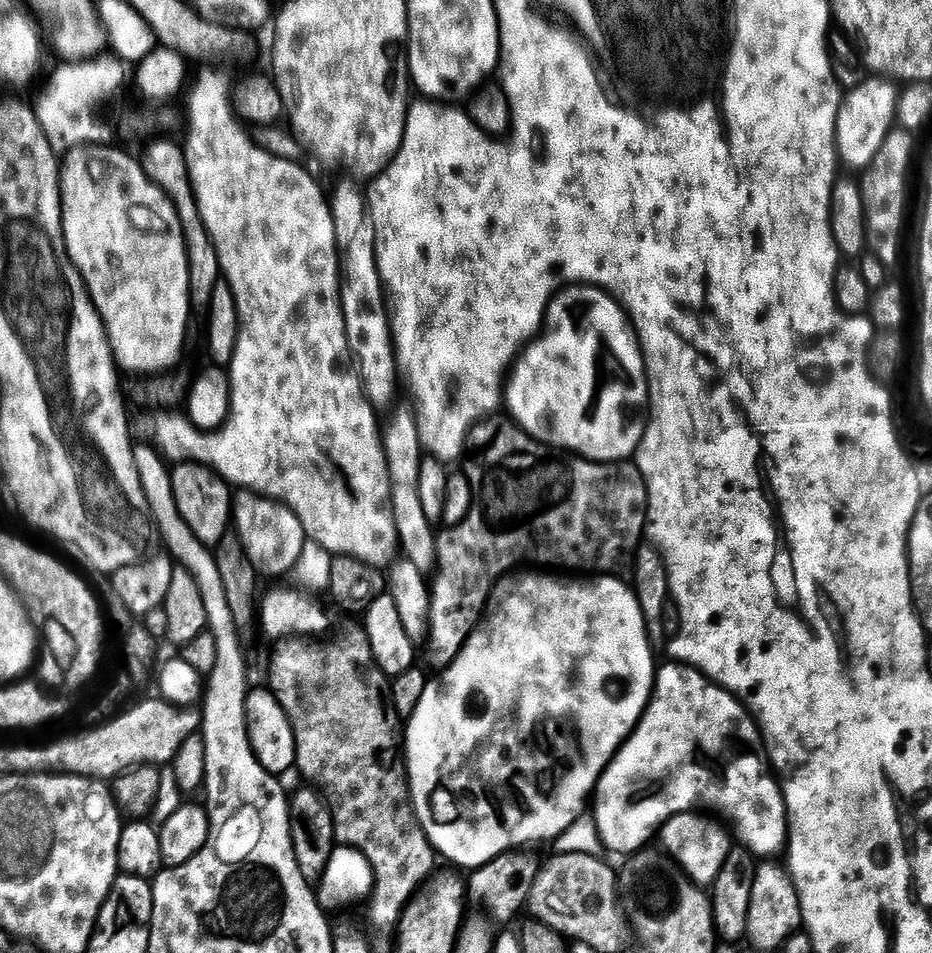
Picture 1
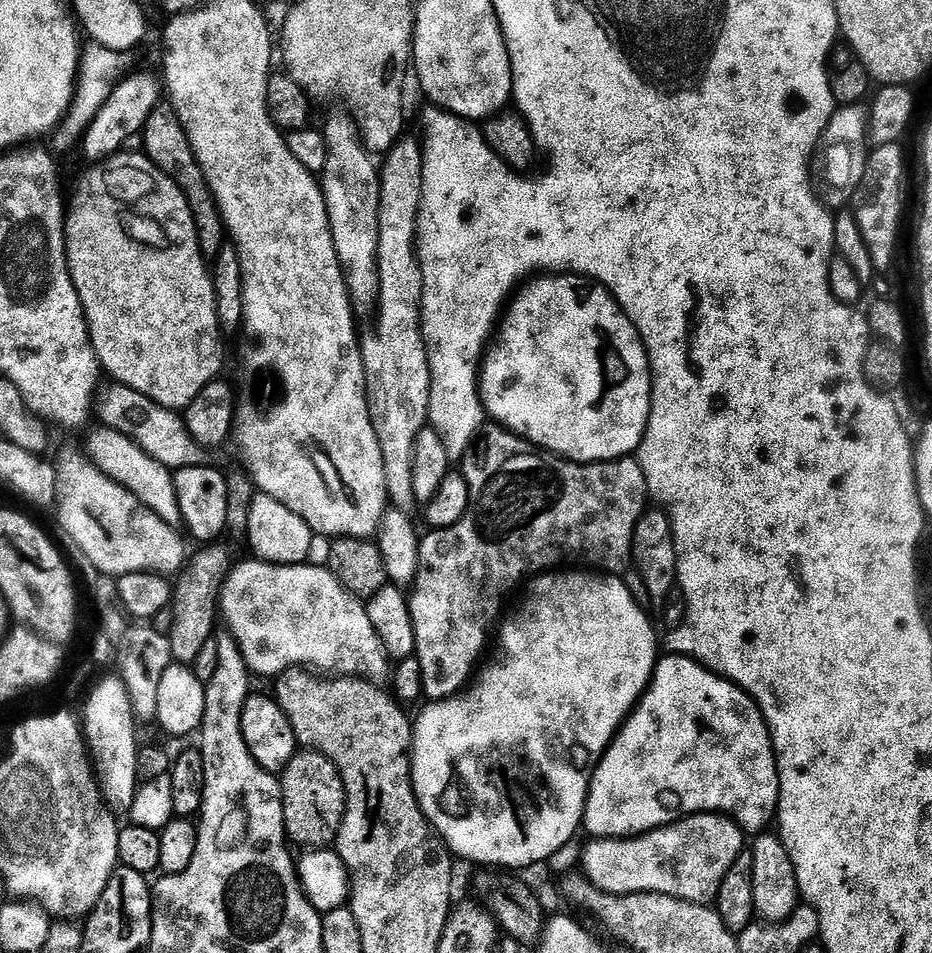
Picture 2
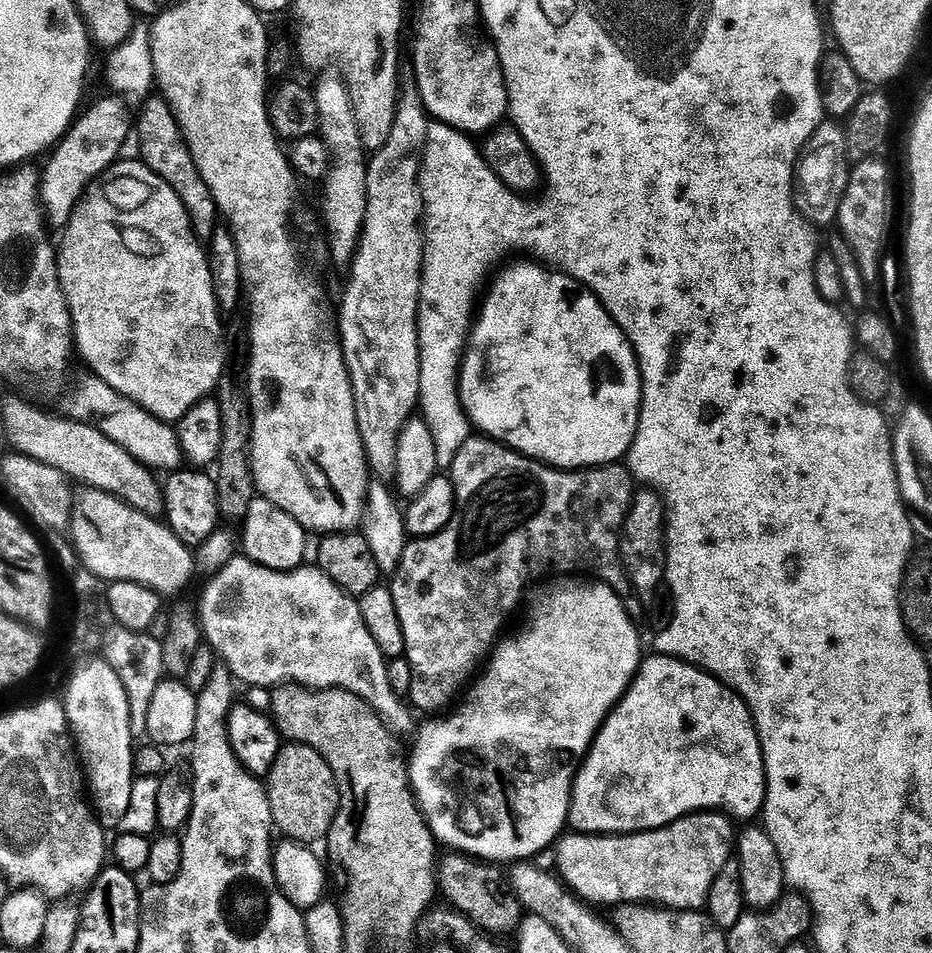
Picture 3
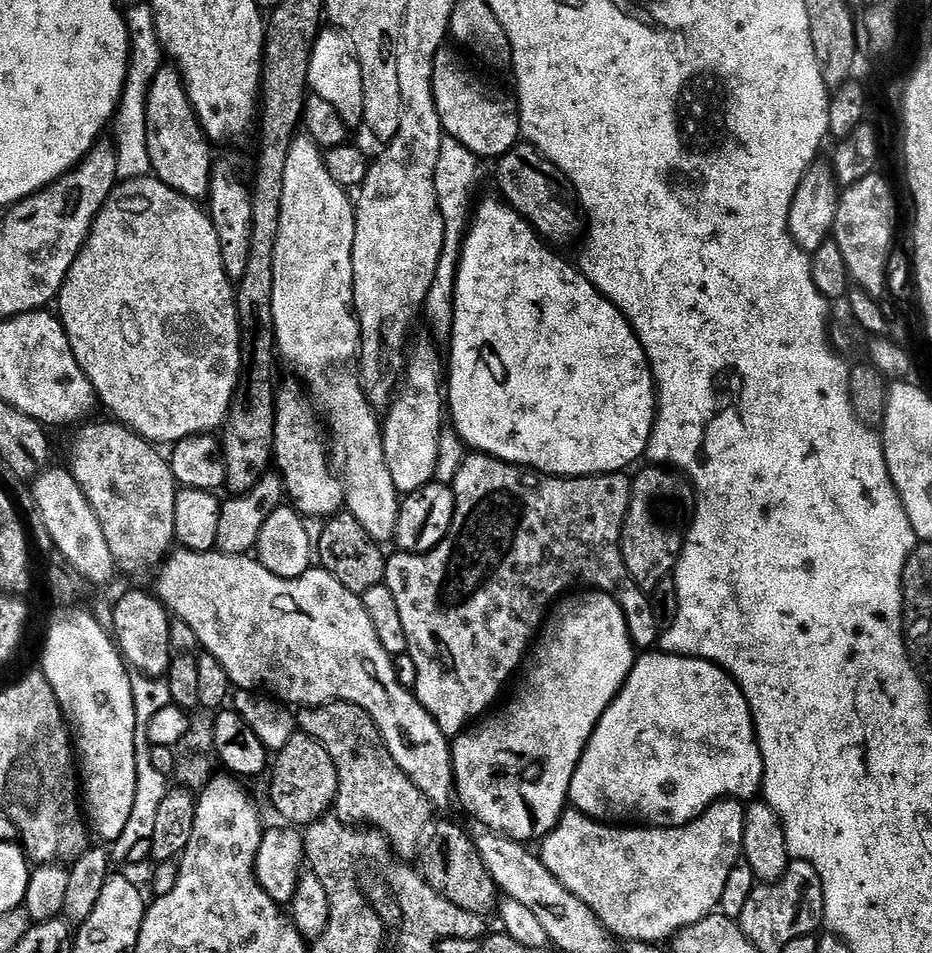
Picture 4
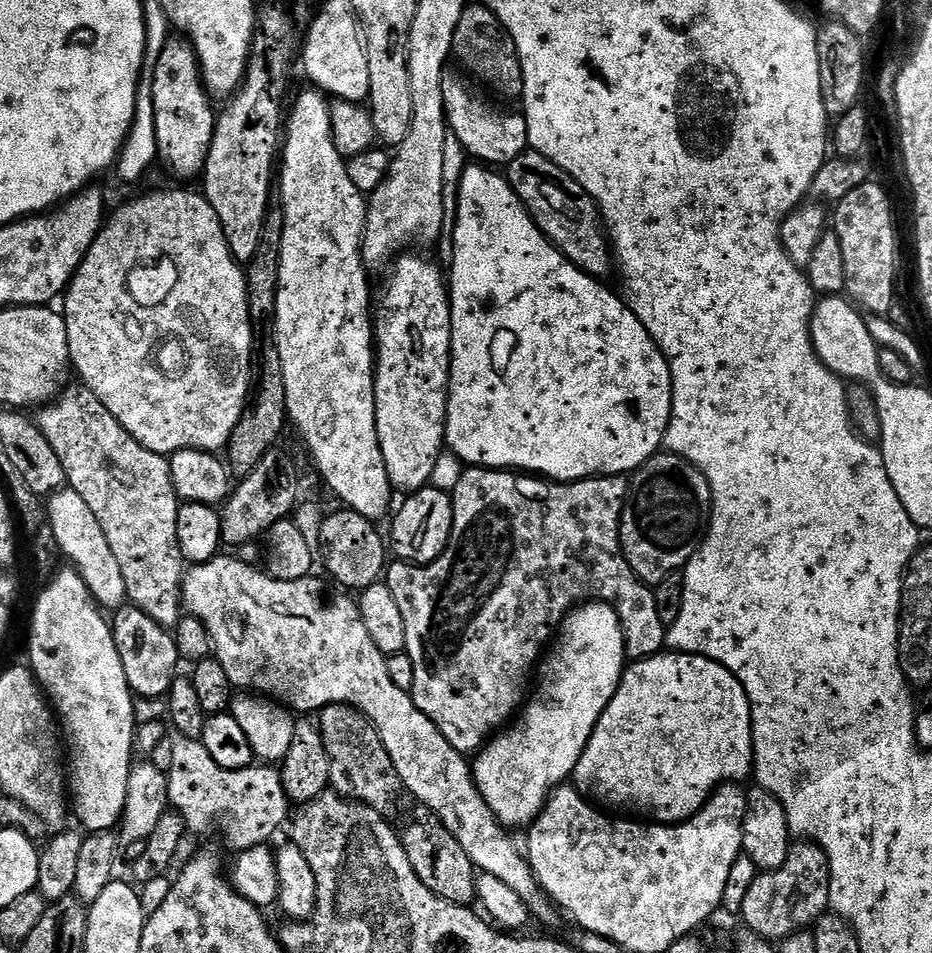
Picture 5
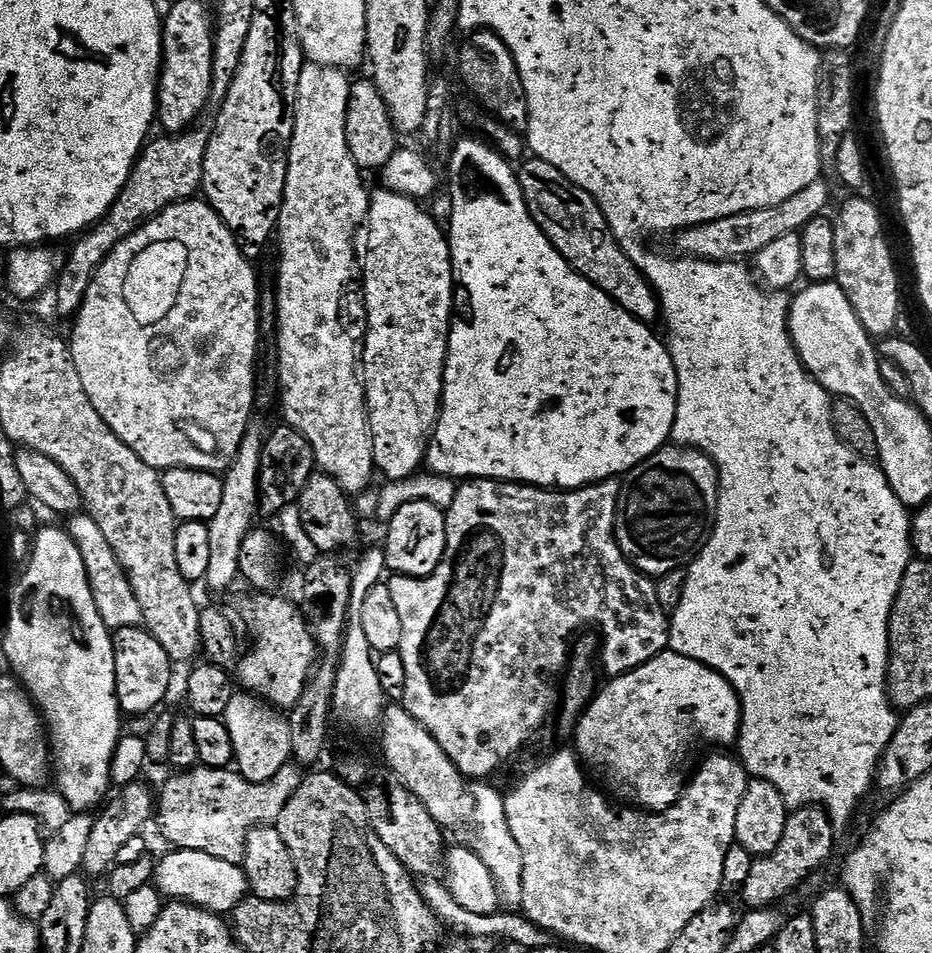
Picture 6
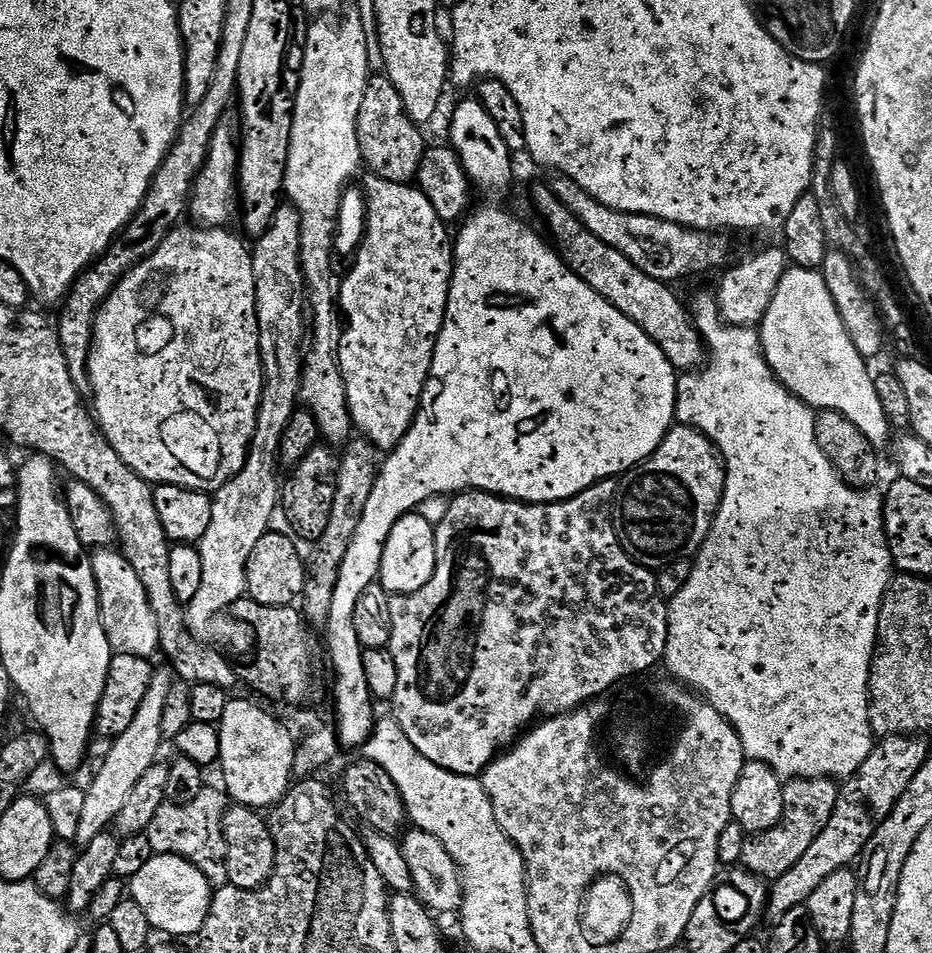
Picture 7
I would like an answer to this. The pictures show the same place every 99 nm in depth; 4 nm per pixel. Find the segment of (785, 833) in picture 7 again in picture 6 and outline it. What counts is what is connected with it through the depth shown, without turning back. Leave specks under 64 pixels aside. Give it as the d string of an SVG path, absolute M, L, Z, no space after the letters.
M815 806L798 808L789 815L786 834L769 856L761 856L750 870L750 876L742 887L744 900L749 909L771 908L779 905L783 896L788 896L807 876L812 876L832 854L832 831L834 825L827 812Z

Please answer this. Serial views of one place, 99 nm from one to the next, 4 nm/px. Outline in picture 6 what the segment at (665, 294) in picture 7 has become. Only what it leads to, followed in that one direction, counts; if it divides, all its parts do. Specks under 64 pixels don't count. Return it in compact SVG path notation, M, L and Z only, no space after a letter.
M525 159L519 165L516 177L522 190L522 198L534 222L576 273L586 277L595 288L605 292L636 320L652 322L655 316L657 319L661 315L656 291L636 269L636 263L624 253L624 248L612 233L612 227L608 225L603 210L591 194L576 184L571 184L553 164L545 160Z

